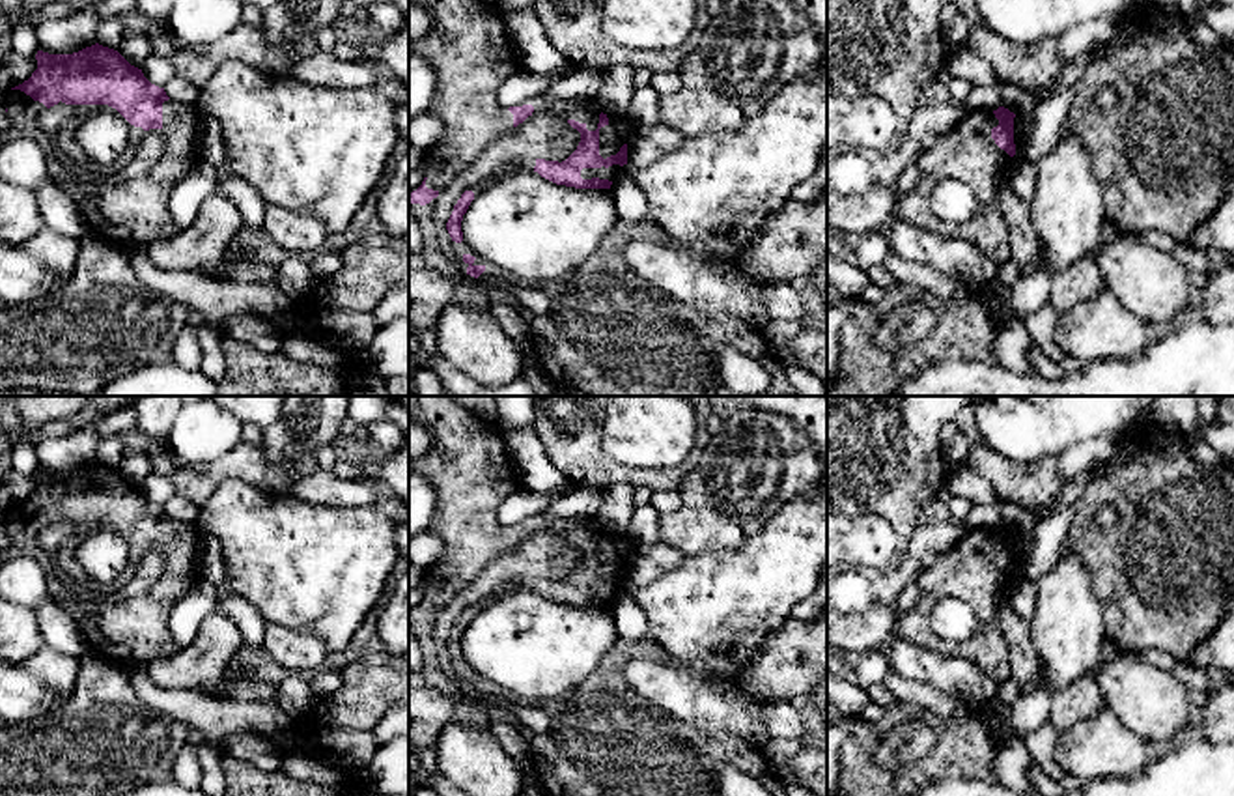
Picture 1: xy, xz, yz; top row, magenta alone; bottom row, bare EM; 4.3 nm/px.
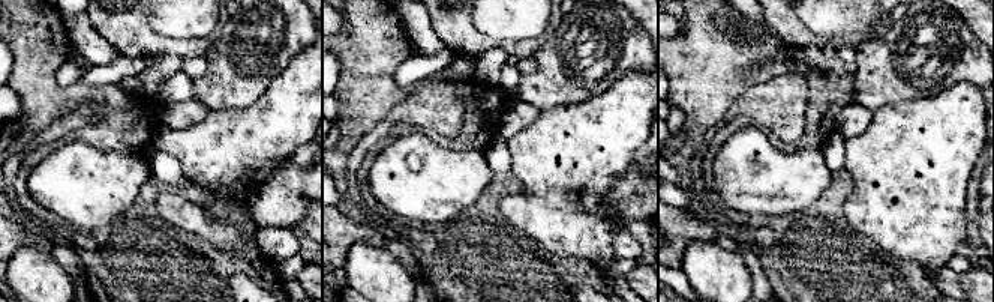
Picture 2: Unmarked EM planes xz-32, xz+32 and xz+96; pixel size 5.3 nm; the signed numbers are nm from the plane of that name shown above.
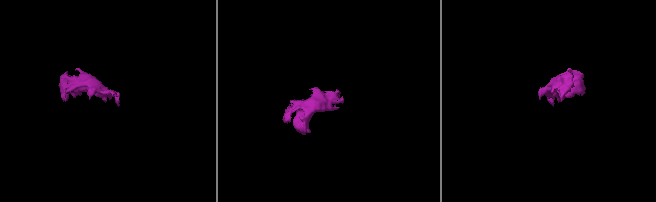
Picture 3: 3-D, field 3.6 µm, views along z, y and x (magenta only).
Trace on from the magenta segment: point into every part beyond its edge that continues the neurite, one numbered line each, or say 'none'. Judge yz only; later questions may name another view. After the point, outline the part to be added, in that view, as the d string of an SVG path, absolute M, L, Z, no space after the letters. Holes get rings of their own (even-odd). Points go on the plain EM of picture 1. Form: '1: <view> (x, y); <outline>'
1: yz (967, 570); M969 529L950 549L935 555L932 566L918 574L917 605L898 613L896 635L933 654L967 658L1001 684L1012 678L1012 660L999 604L1010 596L1017 577L991 557L997 544L993 529ZM945 598L961 598L976 617L973 633L963 641L941 639L930 628L932 609Z

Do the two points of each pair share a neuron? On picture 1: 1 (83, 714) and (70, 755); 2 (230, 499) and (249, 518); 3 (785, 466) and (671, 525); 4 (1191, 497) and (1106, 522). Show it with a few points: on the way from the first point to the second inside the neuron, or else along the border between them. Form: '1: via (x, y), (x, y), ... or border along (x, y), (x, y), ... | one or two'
1: via (83, 724), (83, 742), (79, 746) | one
2: via (234, 503), (245, 514) | one
3: via (757, 468), (699, 525) | one
4: border along (1113, 507), (1117, 520), (1107, 529), (1098, 531) | two

